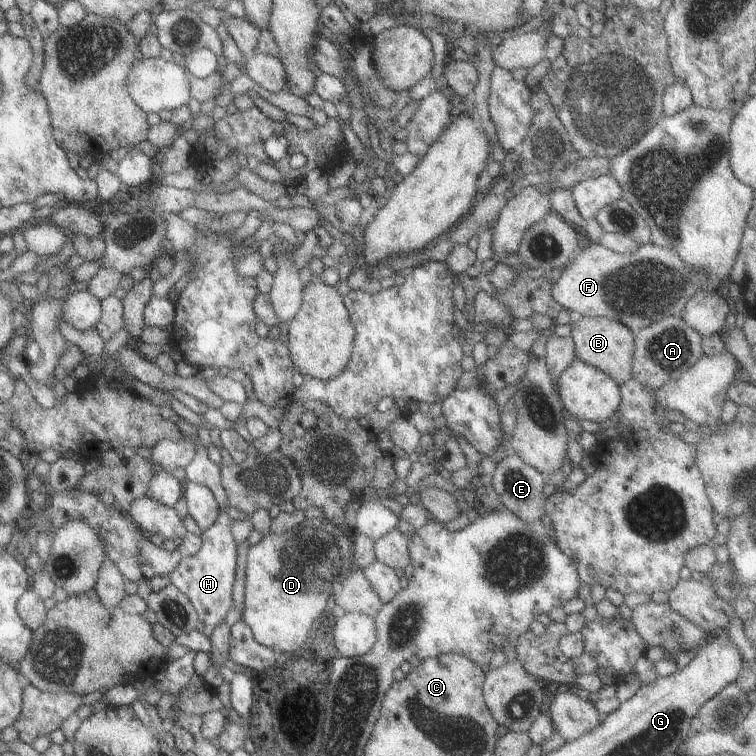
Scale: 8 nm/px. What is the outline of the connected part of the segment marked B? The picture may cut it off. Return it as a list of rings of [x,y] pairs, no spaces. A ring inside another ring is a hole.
[[[582,315],[581,318],[569,322],[571,329],[570,338],[574,345],[575,359],[585,362],[593,368],[599,368],[605,372],[617,386],[623,384],[630,378],[631,362],[634,349],[633,331],[623,326],[617,320],[605,317],[587,317]]]

